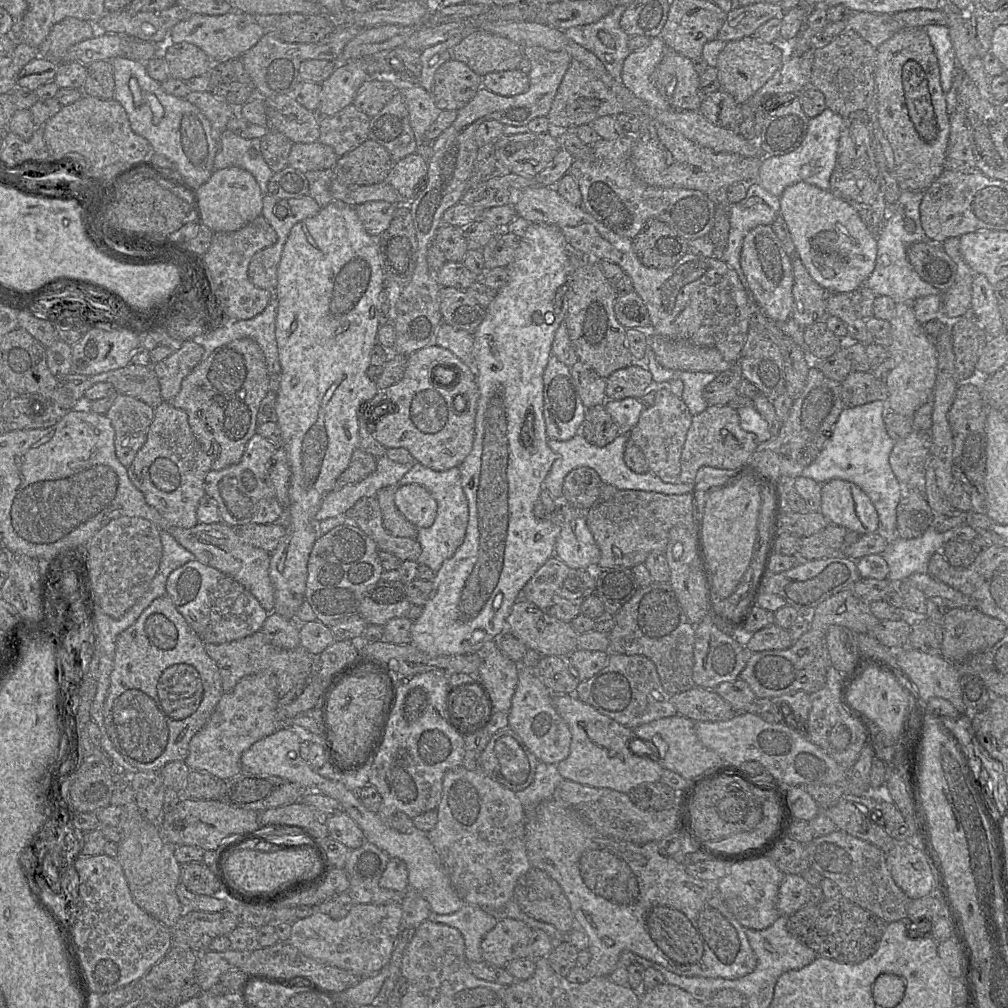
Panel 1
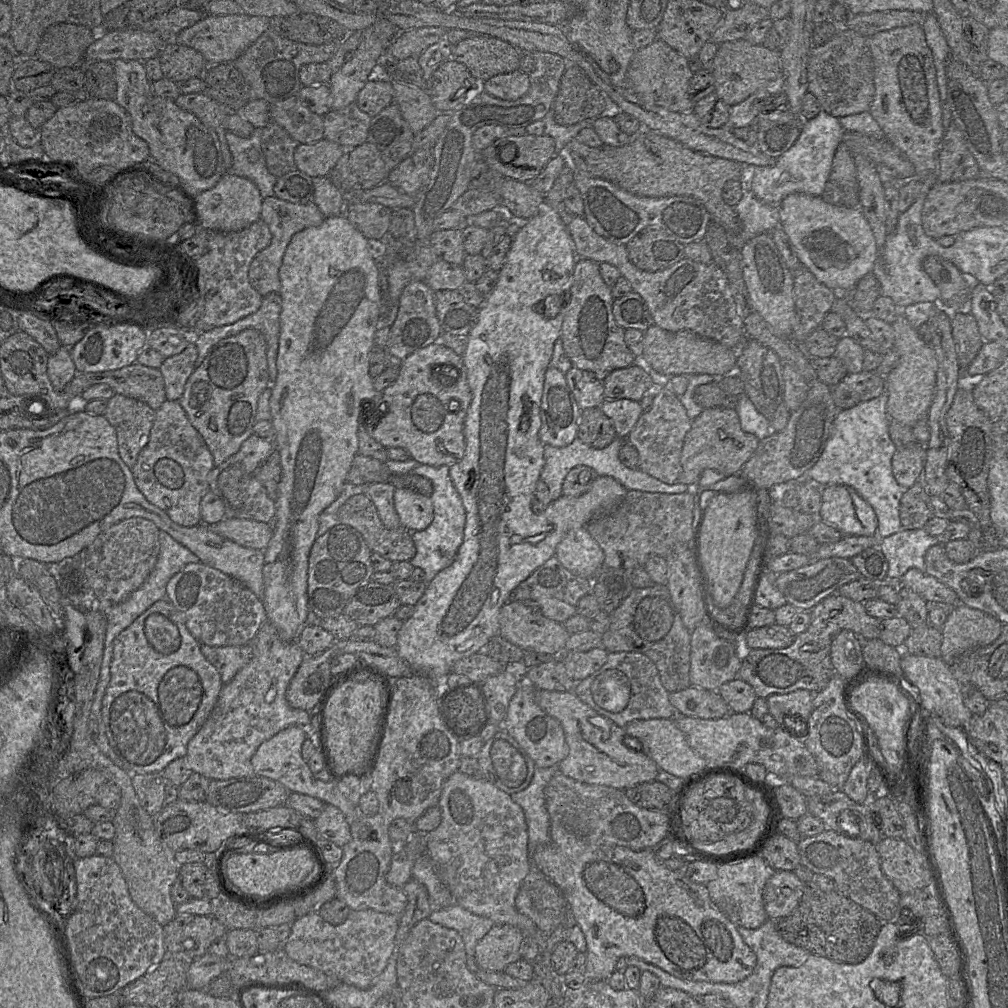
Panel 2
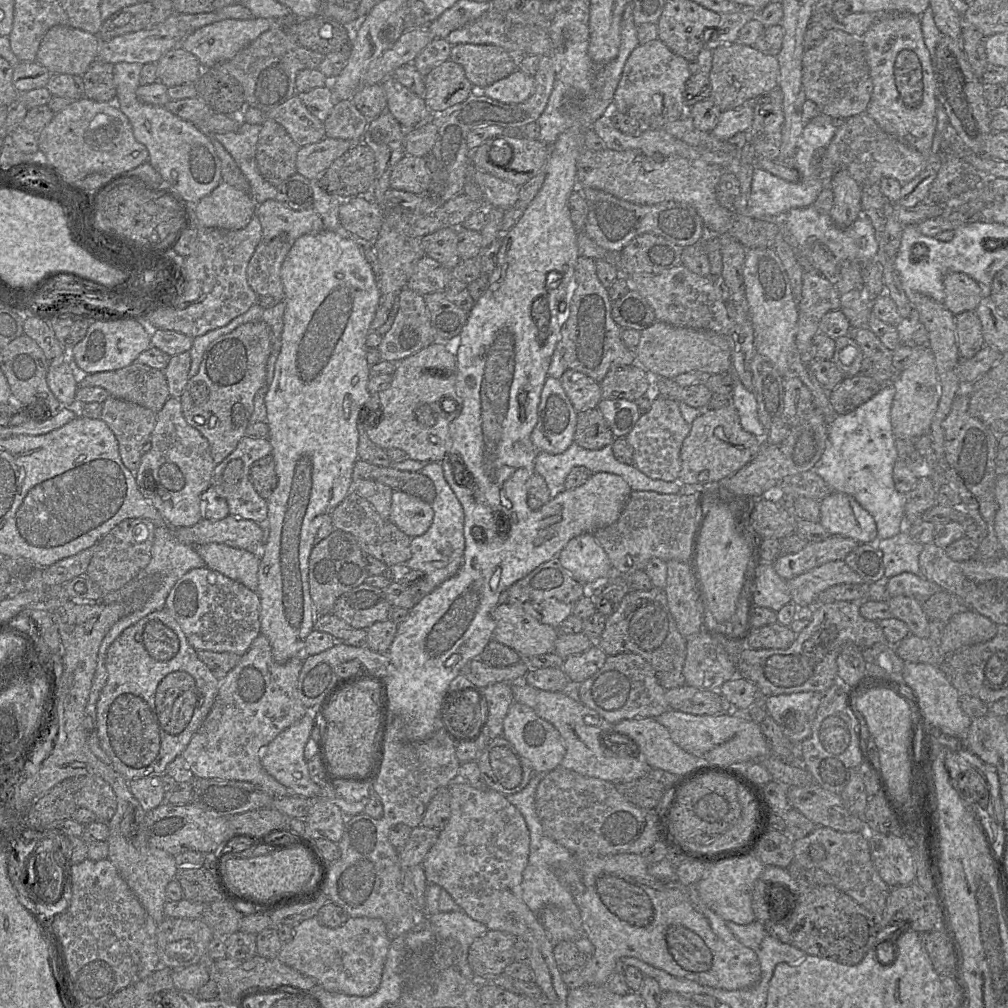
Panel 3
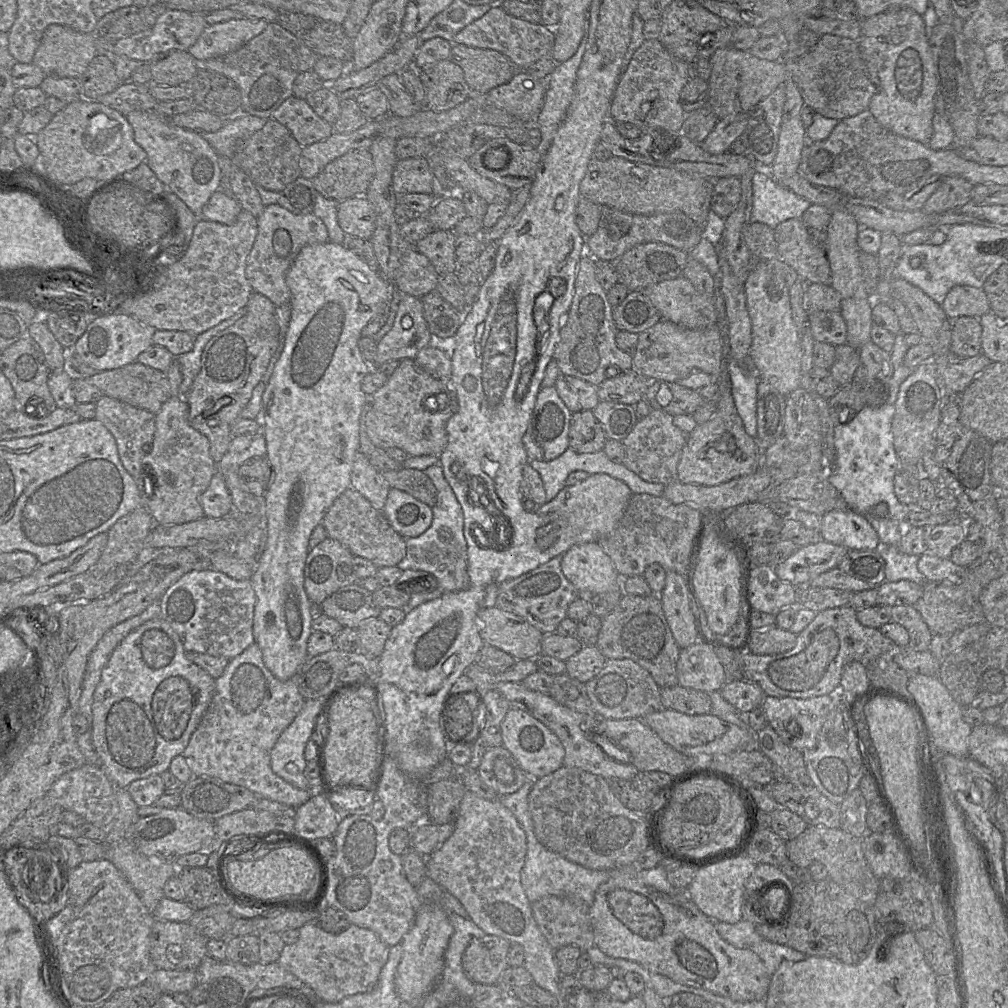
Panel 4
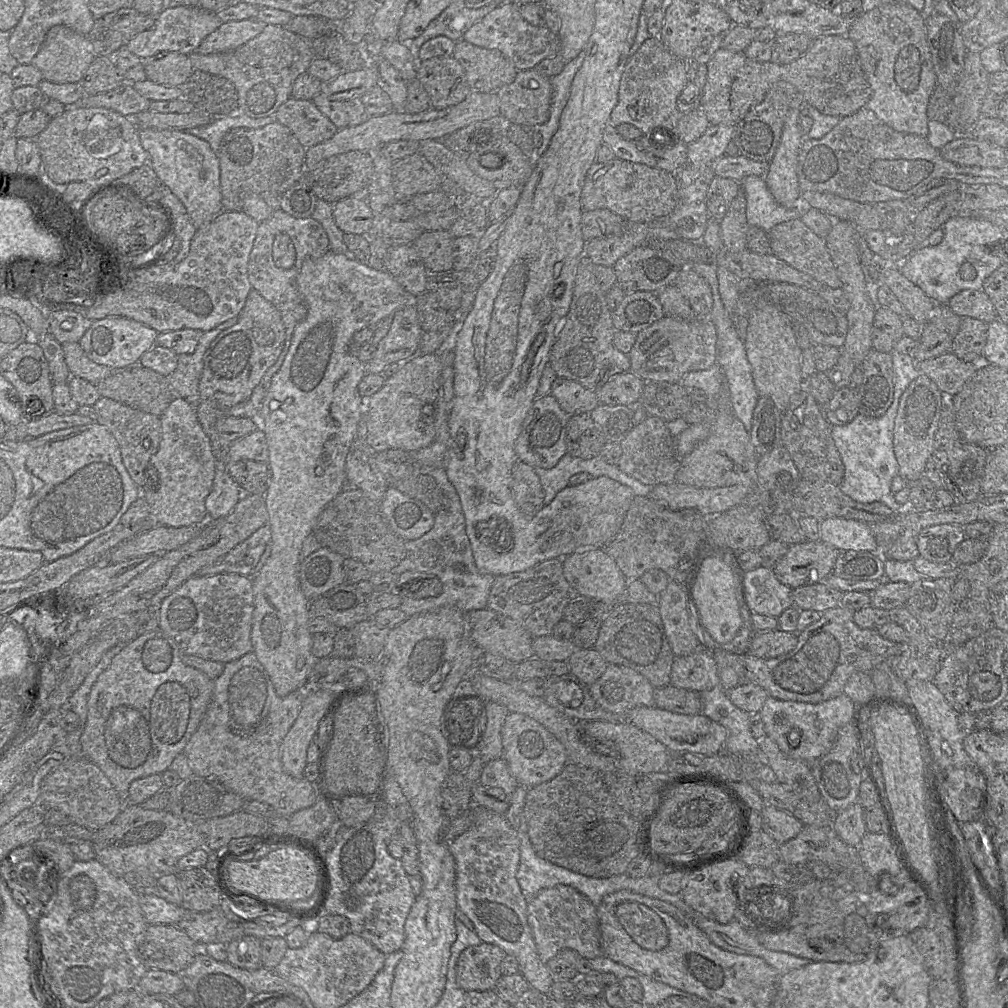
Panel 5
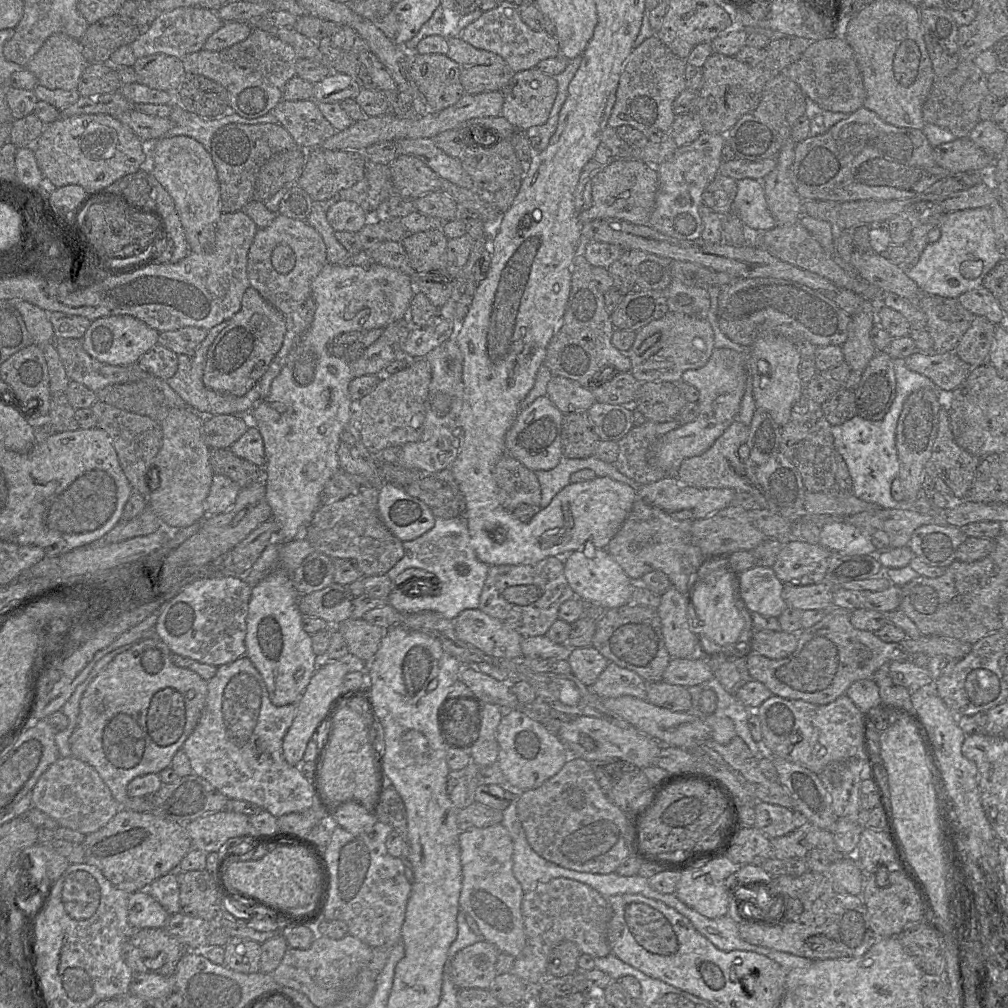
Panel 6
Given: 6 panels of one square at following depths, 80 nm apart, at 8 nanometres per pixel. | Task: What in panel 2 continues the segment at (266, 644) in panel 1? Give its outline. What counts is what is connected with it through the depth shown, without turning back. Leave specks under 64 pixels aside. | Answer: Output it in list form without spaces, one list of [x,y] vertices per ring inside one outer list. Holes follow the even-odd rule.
[[[250,644],[222,647],[200,645],[200,650],[219,672],[223,685],[230,682],[252,657]]]

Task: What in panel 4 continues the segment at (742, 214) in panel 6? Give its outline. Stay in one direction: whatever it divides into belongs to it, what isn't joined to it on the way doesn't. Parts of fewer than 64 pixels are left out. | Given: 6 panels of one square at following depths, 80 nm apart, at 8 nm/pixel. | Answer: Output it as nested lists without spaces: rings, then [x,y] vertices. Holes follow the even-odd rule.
[[[754,164],[752,177],[751,222],[766,224],[773,230],[781,222],[800,218],[811,203],[790,189],[778,184],[769,174],[769,167]]]

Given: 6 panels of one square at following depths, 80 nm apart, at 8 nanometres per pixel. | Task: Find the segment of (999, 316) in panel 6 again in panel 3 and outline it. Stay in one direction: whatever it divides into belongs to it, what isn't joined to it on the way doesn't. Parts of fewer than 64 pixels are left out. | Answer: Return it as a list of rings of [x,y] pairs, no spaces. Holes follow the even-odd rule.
[[[949,272],[943,279],[945,299],[943,305],[953,314],[974,311],[987,291],[962,272]]]

